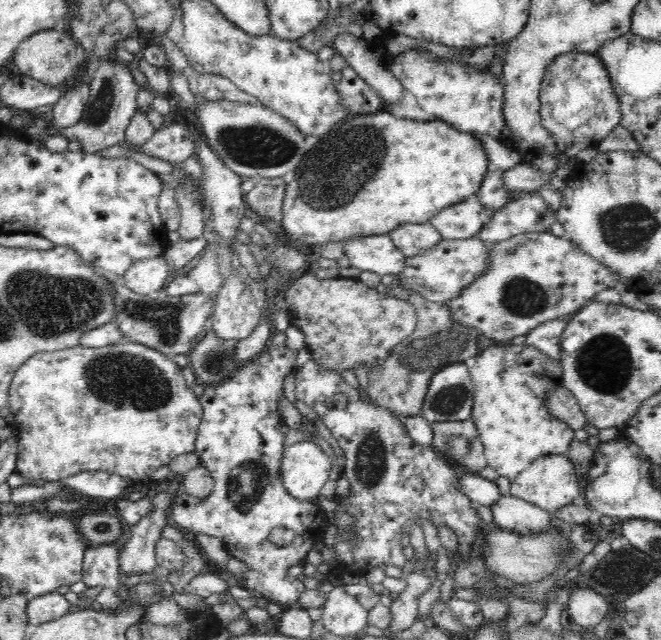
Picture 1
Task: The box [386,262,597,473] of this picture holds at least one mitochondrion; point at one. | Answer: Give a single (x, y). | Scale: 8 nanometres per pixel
(430, 347)

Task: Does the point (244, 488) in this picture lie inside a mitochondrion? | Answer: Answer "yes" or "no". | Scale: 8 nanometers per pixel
yes

